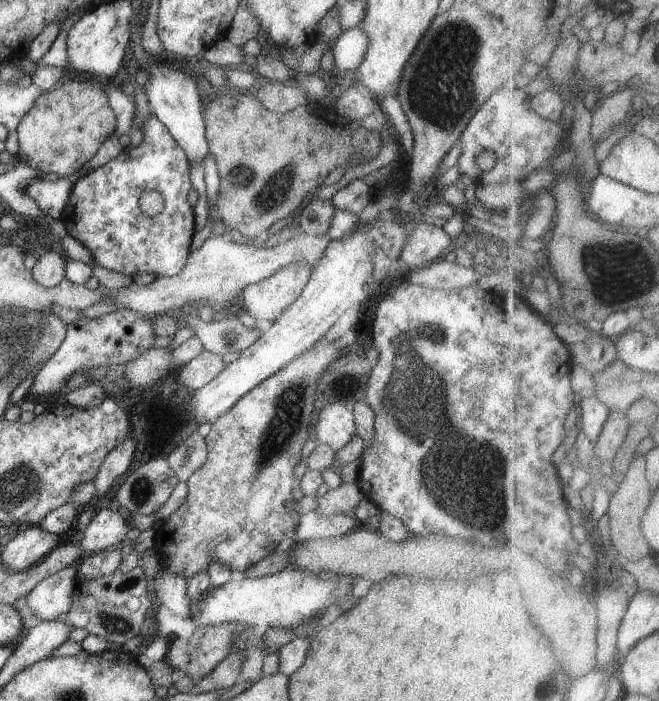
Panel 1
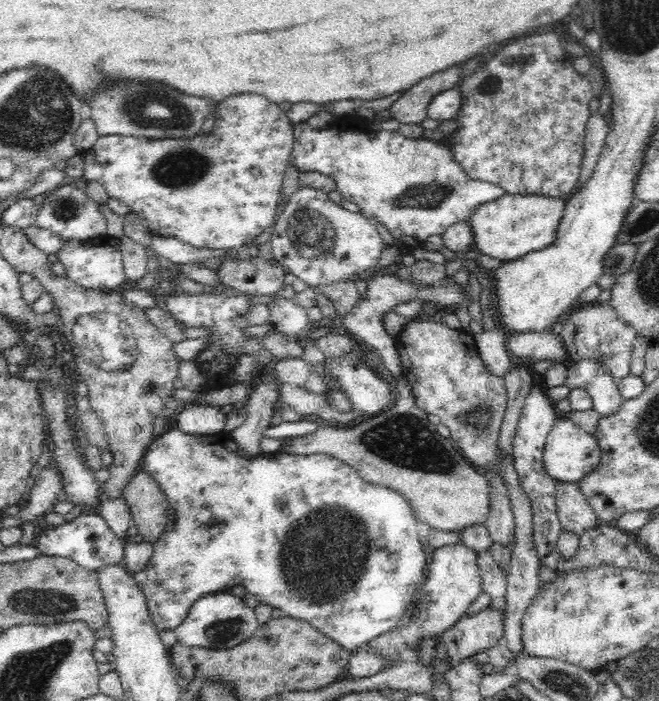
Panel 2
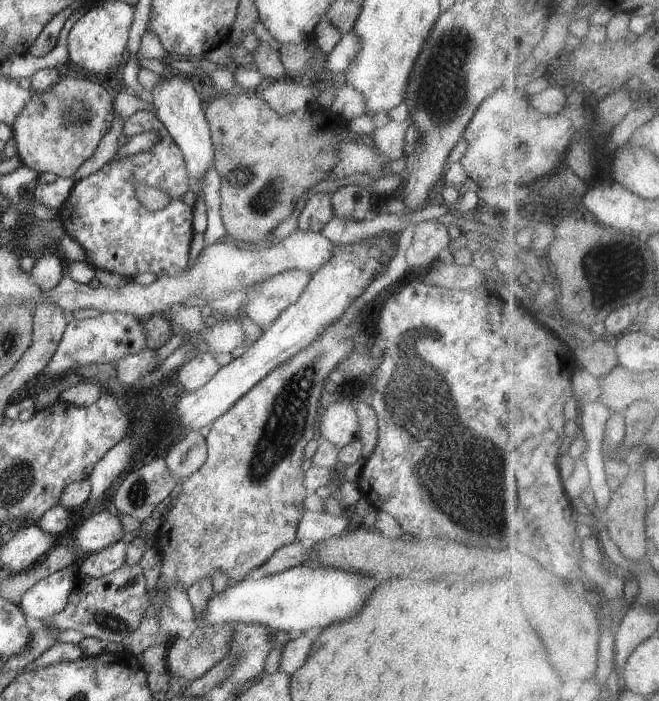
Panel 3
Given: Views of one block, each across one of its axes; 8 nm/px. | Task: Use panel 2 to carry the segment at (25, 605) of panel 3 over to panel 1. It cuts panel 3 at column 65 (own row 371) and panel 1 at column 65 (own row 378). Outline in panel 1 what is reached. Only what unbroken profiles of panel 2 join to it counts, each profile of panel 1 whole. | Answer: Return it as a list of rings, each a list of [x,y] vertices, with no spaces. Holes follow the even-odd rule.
[[[80,560],[59,570],[56,574],[39,582],[26,598],[25,610],[41,621],[58,621],[72,606],[77,590],[75,578]]]

